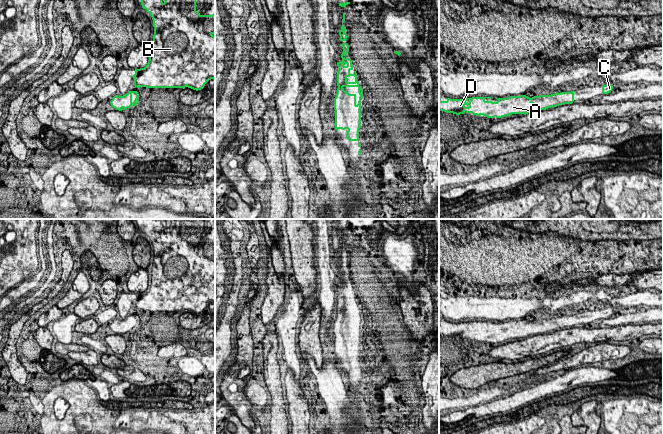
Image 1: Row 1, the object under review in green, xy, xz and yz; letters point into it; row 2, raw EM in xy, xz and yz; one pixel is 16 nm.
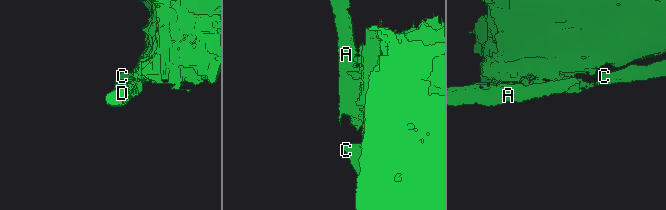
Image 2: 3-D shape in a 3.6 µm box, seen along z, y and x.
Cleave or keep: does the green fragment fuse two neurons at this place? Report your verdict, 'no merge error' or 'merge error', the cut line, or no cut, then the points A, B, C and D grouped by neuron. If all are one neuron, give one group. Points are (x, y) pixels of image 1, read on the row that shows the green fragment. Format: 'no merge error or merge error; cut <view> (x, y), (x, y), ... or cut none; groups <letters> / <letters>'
merge error; cut xz (340, 84), (339, 90), (348, 98), (348, 128); groups A C D / B

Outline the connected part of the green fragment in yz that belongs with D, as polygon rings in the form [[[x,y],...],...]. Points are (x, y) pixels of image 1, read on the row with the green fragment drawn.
[[[526,95],[497,98],[497,102],[492,102],[490,100],[492,97],[447,98],[446,101],[442,101],[442,98],[439,96],[439,111],[457,116],[466,112],[487,118],[502,118],[515,114],[517,111],[527,111],[530,105],[530,97]]]

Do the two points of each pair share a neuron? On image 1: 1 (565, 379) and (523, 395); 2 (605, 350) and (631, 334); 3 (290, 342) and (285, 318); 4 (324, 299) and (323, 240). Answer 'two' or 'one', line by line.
1: one
2: two
3: one
4: one

